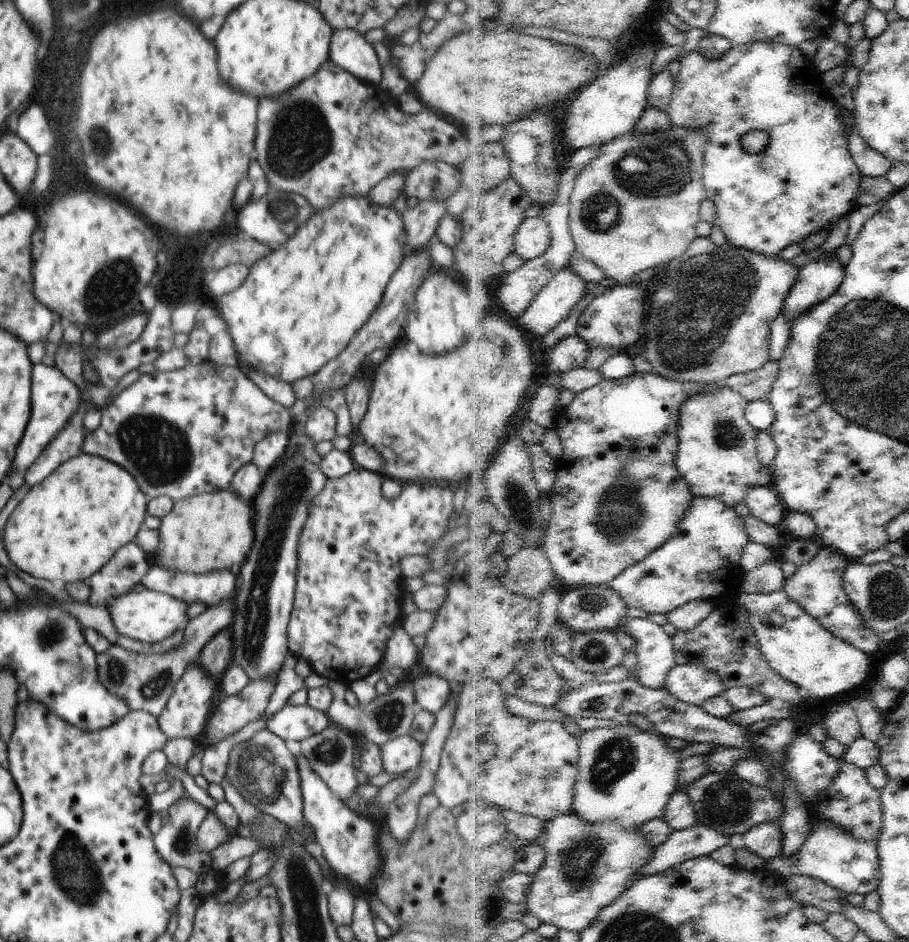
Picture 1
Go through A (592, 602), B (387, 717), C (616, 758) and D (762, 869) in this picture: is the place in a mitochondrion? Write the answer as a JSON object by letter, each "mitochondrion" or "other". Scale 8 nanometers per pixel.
{"A":"mitochondrion","B":"mitochondrion","C":"mitochondrion","D":"other"}

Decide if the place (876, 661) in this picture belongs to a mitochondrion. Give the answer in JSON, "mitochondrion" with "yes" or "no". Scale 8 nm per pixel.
{"mitochondrion":"no"}

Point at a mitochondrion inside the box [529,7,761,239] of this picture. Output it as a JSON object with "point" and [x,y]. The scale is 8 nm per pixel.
{"point":[654,171]}

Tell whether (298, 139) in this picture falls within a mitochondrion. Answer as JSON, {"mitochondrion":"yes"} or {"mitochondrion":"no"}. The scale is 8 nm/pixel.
{"mitochondrion":"yes"}

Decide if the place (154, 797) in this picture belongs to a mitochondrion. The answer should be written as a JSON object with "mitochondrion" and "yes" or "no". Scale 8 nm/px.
{"mitochondrion":"no"}

